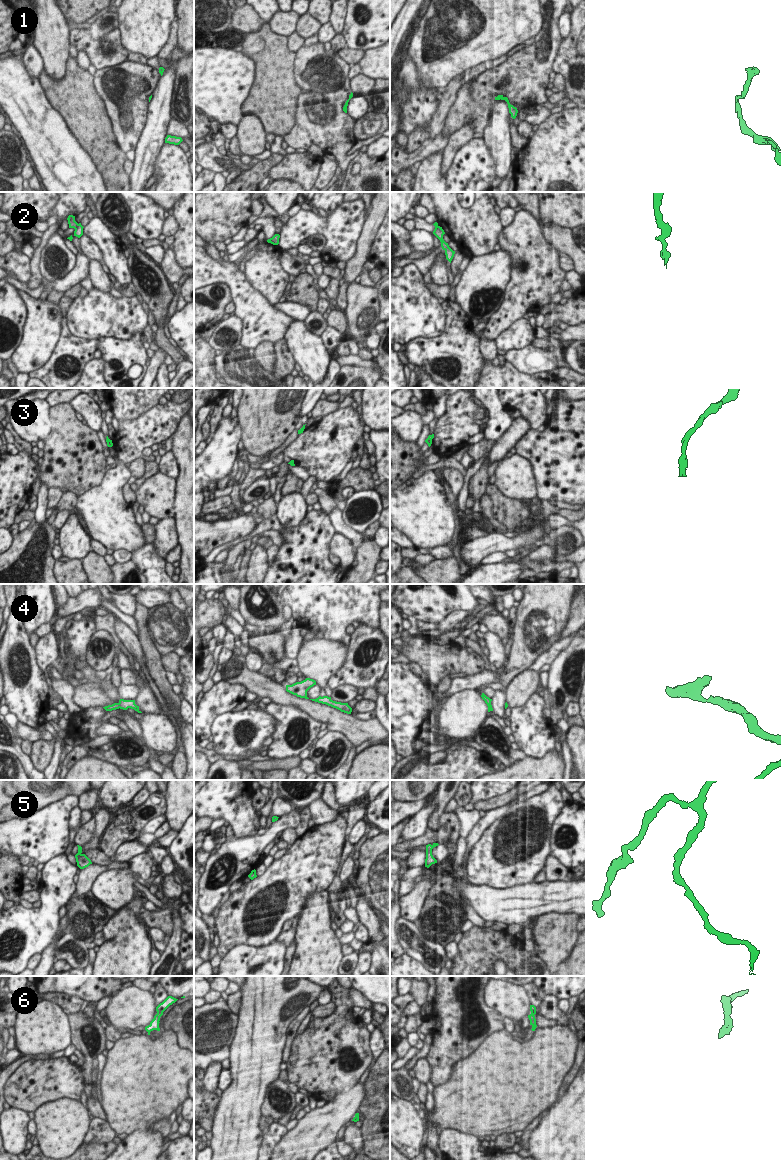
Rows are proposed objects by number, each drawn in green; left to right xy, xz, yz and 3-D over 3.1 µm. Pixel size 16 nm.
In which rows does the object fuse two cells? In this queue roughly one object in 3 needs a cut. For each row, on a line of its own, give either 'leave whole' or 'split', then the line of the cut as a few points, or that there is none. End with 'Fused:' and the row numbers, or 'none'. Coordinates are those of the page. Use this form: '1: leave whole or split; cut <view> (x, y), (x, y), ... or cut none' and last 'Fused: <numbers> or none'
1: leave whole; cut none
2: split; cut xy (78, 224), (75, 229)
3: leave whole; cut none
4: leave whole; cut none
5: leave whole; cut none
6: leave whole; cut none
Fused: 2

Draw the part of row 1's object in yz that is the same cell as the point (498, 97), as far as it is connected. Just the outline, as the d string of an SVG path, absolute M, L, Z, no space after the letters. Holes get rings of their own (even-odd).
M498 95L497 97L495 97L495 100L500 100L500 99L505 100L507 102L508 108L509 108L509 113L511 114L511 117L513 119L515 119L517 116L517 113L518 113L517 108L509 103L509 100L507 97L504 97L503 95Z

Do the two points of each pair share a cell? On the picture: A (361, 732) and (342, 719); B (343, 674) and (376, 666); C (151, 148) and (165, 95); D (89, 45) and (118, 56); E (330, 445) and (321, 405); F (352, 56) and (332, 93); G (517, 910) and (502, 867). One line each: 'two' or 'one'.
A: one
B: one
C: one
D: one
E: two
F: two
G: two

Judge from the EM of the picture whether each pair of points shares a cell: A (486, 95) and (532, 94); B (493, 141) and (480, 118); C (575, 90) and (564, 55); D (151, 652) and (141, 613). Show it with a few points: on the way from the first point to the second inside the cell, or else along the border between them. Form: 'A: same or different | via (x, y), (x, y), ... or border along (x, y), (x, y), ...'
A: same | via (497, 89), (521, 89)
B: different | border along (494, 105), (491, 121), (482, 137)
C: same | via (569, 81), (568, 64)
D: same | via (146, 642), (143, 636), (142, 623)

